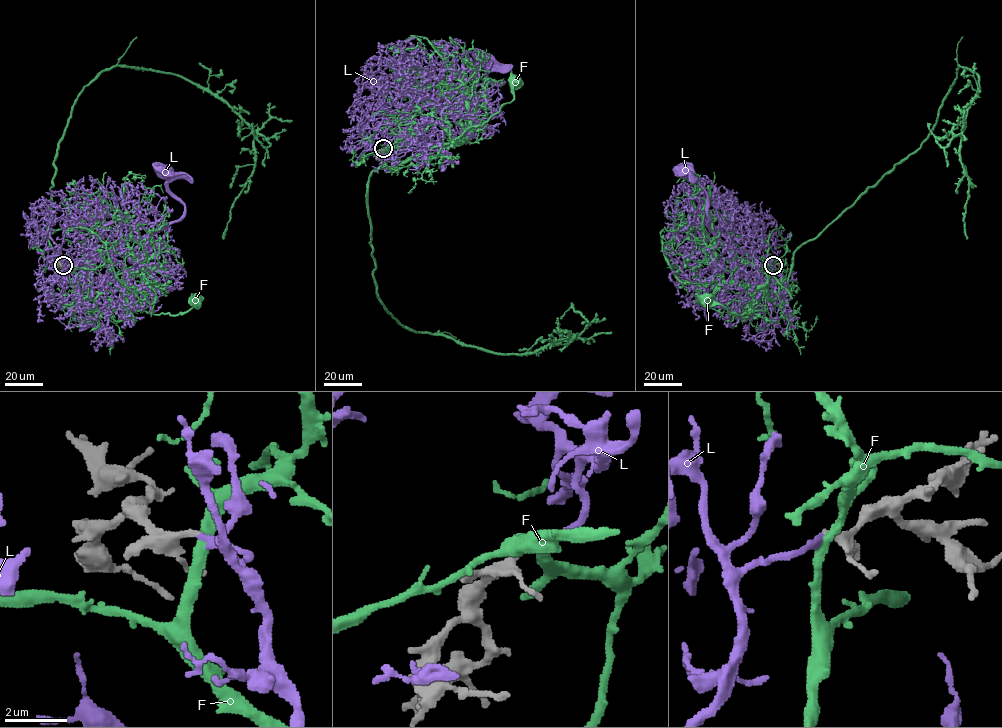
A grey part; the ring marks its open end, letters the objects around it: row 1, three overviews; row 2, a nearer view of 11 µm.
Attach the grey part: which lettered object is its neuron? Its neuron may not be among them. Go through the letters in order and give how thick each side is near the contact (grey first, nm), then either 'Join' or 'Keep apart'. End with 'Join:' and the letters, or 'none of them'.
F: Thickness 240 nm (grey) against 320 nm. Keep apart
L: Thickness 220 nm (grey) against 240 nm. Join
Join: L

